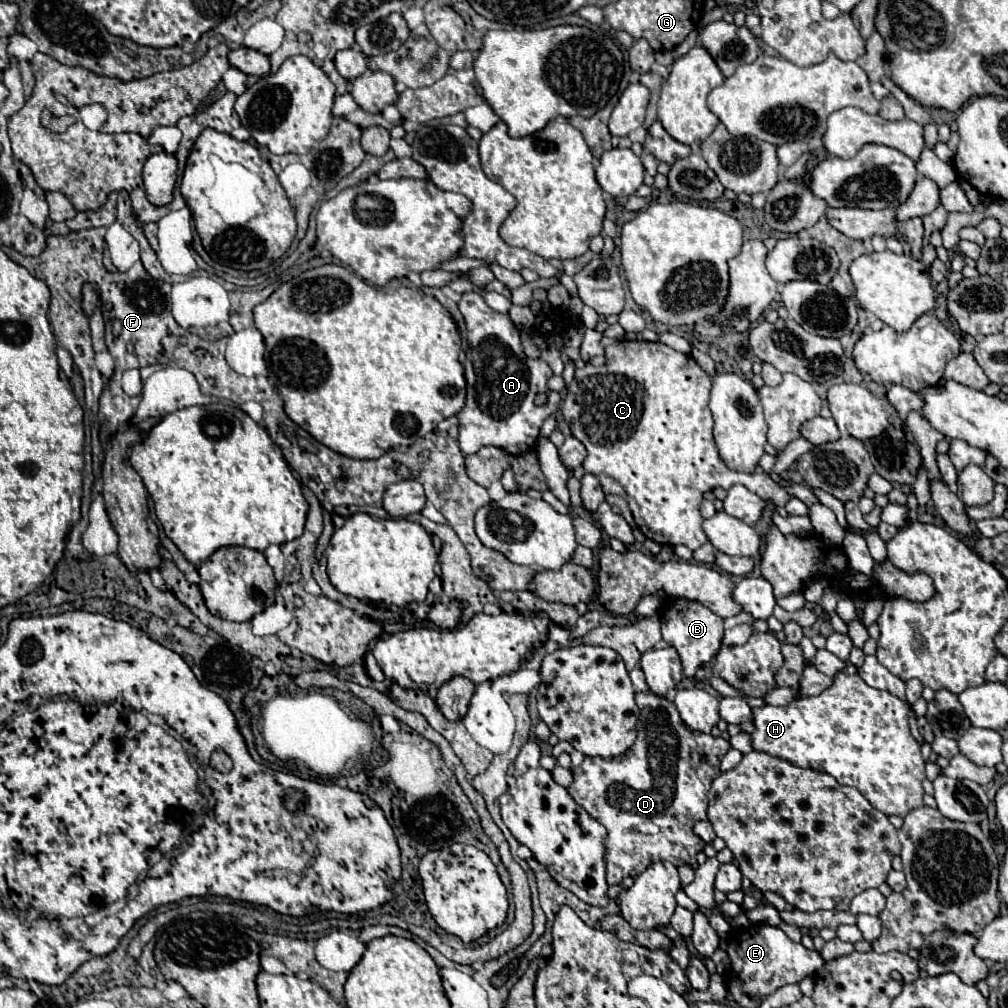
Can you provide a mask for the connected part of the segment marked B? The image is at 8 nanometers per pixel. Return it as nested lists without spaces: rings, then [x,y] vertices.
[[[674,600],[660,614],[660,620],[662,620],[664,640],[672,648],[676,648],[676,652],[680,654],[684,676],[694,676],[700,666],[708,664],[718,654],[718,650],[722,646],[722,624],[724,624],[724,620],[720,616],[716,616],[714,612],[710,612],[706,606],[702,606],[698,602],[686,602],[684,604],[684,600]]]

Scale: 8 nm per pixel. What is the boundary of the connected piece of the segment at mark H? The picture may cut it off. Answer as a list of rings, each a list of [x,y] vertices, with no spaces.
[[[838,672],[832,684],[818,696],[800,698],[786,706],[754,708],[754,732],[750,740],[756,752],[766,752],[800,768],[826,772],[840,784],[852,786],[862,792],[868,802],[886,816],[896,814],[904,818],[910,810],[922,806],[922,782],[926,778],[920,746],[910,734],[908,710],[910,706],[904,700],[892,696],[890,692],[868,686],[858,674],[848,676],[846,672]]]

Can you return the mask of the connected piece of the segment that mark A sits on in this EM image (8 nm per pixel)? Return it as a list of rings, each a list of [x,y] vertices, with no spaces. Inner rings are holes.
[[[478,292],[462,294],[458,304],[466,328],[468,328],[468,350],[466,350],[466,404],[458,414],[458,444],[464,454],[474,454],[482,446],[496,446],[510,454],[522,454],[536,446],[540,426],[544,420],[558,412],[560,394],[548,390],[548,378],[552,376],[550,366],[544,360],[532,360],[522,350],[520,332],[508,314],[492,310]],[[538,392],[548,394],[544,406],[536,406],[534,398]]]

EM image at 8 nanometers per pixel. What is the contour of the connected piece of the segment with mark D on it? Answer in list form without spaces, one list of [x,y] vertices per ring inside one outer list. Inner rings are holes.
[[[638,692],[634,696],[638,706],[638,722],[636,722],[636,742],[616,758],[600,758],[600,756],[586,756],[580,766],[572,768],[574,782],[568,788],[568,794],[574,798],[578,806],[582,806],[594,820],[598,820],[606,828],[604,838],[604,862],[606,862],[606,882],[608,886],[620,884],[626,876],[636,878],[642,874],[648,864],[658,860],[668,860],[674,866],[688,864],[694,870],[698,868],[696,854],[704,850],[704,840],[698,838],[692,828],[698,820],[706,818],[708,808],[708,790],[712,780],[720,774],[720,760],[730,750],[730,744],[722,738],[714,738],[710,734],[692,732],[682,724],[674,702],[654,692]],[[700,754],[706,756],[706,762],[700,760]]]

